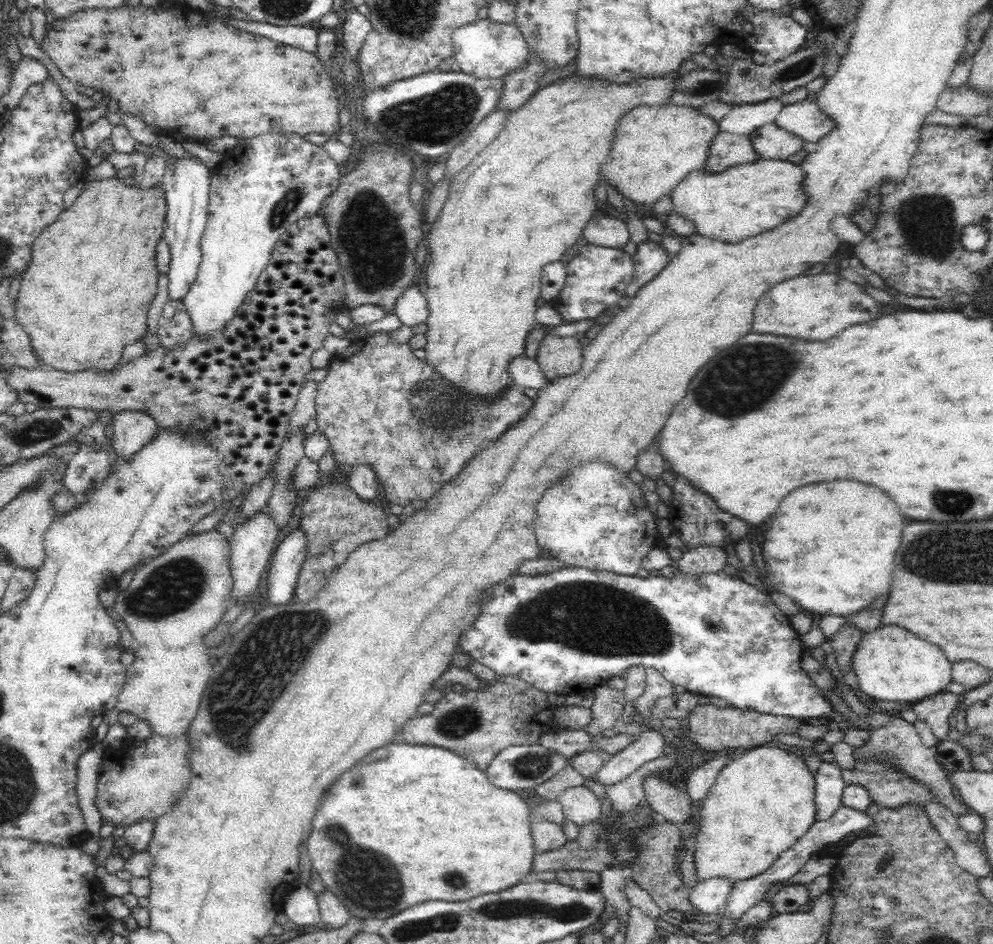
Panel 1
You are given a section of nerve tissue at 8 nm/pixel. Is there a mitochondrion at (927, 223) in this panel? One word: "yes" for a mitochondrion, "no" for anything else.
yes

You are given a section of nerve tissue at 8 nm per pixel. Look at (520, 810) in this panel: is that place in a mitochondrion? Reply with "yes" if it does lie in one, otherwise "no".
no

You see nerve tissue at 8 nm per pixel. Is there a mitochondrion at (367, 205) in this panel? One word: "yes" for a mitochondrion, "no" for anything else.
yes

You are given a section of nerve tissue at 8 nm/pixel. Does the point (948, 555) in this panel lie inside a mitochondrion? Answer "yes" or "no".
yes

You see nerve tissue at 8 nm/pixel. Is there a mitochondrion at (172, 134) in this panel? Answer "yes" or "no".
no

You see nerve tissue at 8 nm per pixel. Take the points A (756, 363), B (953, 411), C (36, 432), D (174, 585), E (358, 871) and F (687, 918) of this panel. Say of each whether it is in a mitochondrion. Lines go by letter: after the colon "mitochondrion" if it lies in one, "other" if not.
A: mitochondrion
B: other
C: mitochondrion
D: mitochondrion
E: mitochondrion
F: other

